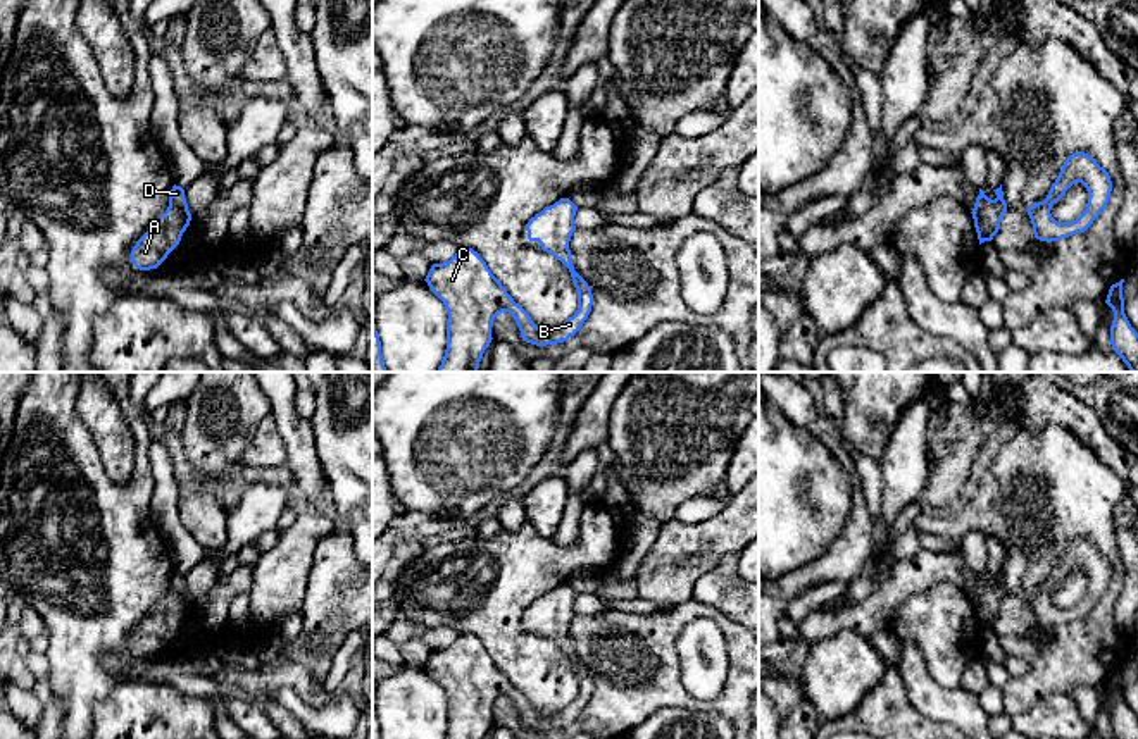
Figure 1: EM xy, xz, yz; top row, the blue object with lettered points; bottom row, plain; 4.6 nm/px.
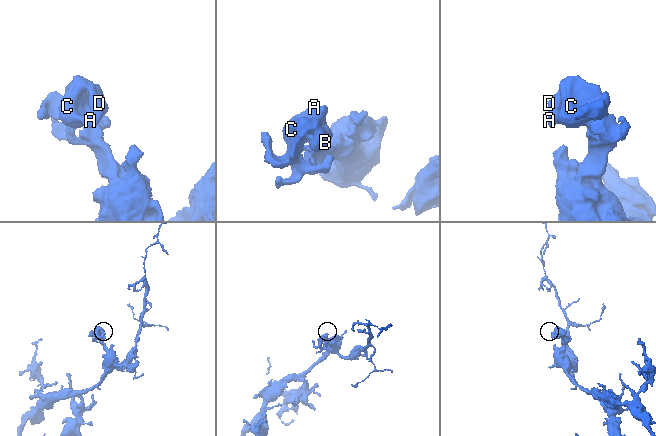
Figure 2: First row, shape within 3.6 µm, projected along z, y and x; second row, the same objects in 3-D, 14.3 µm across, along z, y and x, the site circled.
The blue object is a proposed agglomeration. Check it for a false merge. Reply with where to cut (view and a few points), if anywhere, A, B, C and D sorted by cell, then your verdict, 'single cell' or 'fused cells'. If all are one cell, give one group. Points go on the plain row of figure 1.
no cut; A B C D; single cell

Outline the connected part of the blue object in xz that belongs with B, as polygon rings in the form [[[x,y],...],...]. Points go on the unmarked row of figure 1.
[[[560,584],[526,610],[528,625],[538,627],[543,637],[569,655],[578,677],[574,701],[550,717],[540,715],[491,660],[478,637],[460,632],[448,648],[433,649],[424,665],[448,699],[445,739],[485,739],[493,725],[493,706],[502,698],[514,703],[522,727],[536,732],[564,729],[581,715],[591,698],[593,680],[571,646],[569,627],[576,617],[576,596],[569,584]]]

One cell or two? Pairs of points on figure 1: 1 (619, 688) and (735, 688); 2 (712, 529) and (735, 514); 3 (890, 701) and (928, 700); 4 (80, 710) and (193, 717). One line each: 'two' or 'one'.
1: one
2: one
3: two
4: two

